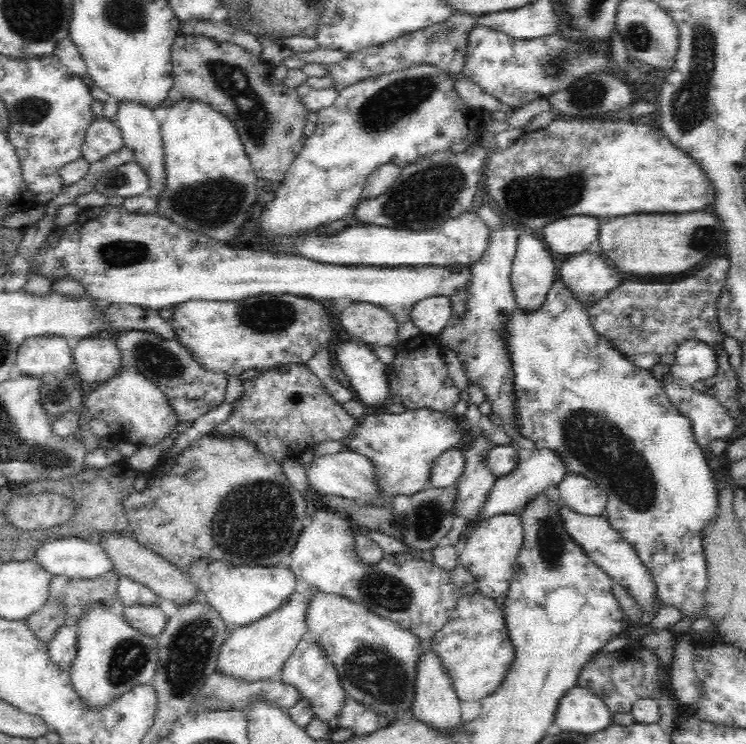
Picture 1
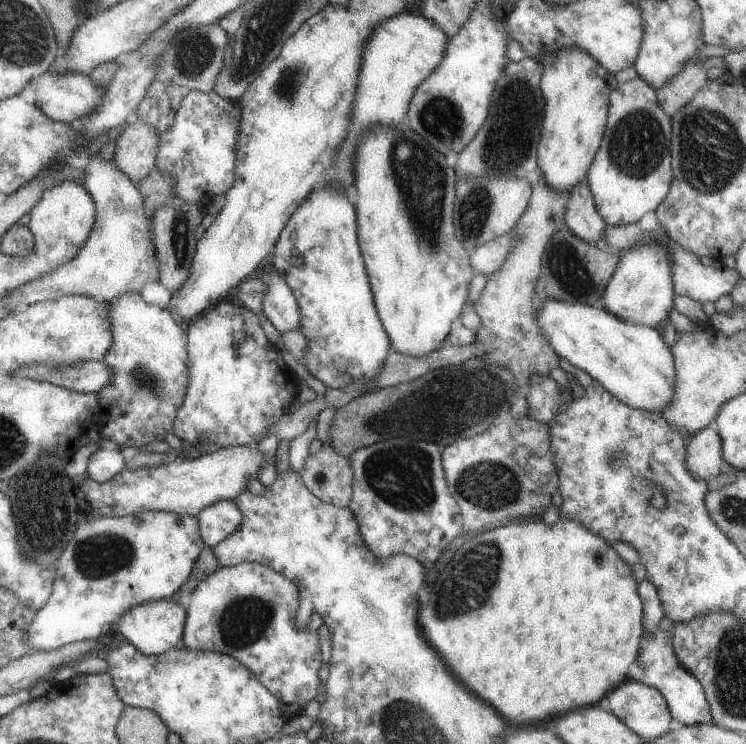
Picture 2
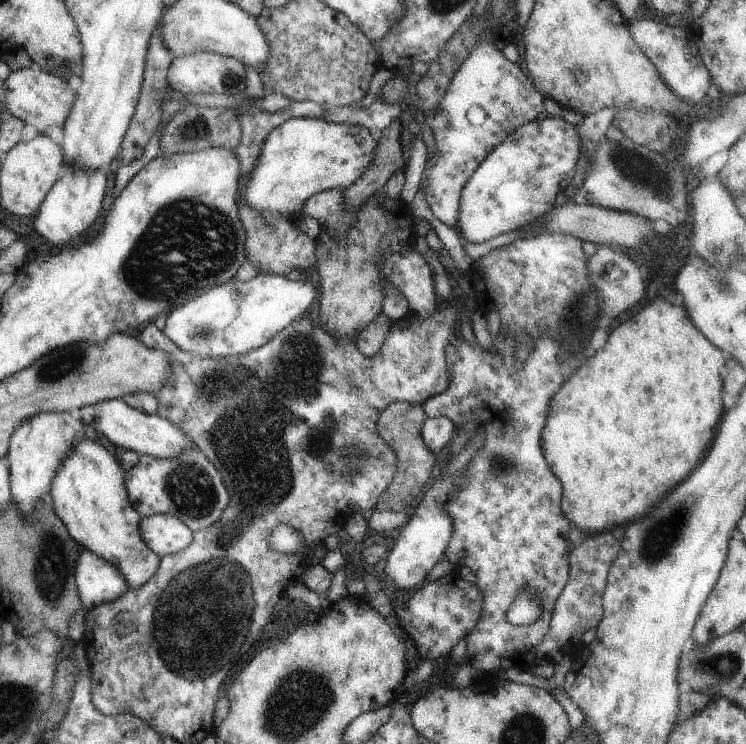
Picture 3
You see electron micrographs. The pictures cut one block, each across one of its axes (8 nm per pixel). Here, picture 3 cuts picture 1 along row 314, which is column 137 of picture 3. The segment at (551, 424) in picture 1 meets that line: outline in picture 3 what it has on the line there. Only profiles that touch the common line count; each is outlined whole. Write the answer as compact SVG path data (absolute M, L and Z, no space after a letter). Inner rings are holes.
M80 434L72 443L75 446L61 462L51 484L50 494L54 501L54 510L68 528L69 536L77 542L81 549L88 549L102 561L114 565L125 578L130 589L138 588L156 574L161 557L150 550L141 537L139 524L143 518L129 501L125 485L125 471L105 446L86 438L83 434Z

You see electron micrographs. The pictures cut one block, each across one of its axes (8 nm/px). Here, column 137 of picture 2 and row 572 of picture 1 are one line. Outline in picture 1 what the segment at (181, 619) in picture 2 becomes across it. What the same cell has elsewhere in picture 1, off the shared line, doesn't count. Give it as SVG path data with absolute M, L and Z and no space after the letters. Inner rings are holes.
M566 505L559 508L559 514L565 526L566 532L573 541L589 555L590 560L595 562L613 581L620 583L628 589L630 596L638 601L642 612L650 612L654 608L654 596L657 595L657 586L650 576L649 570L642 564L634 547L621 534L614 530L604 515L590 516L578 514L570 510Z

